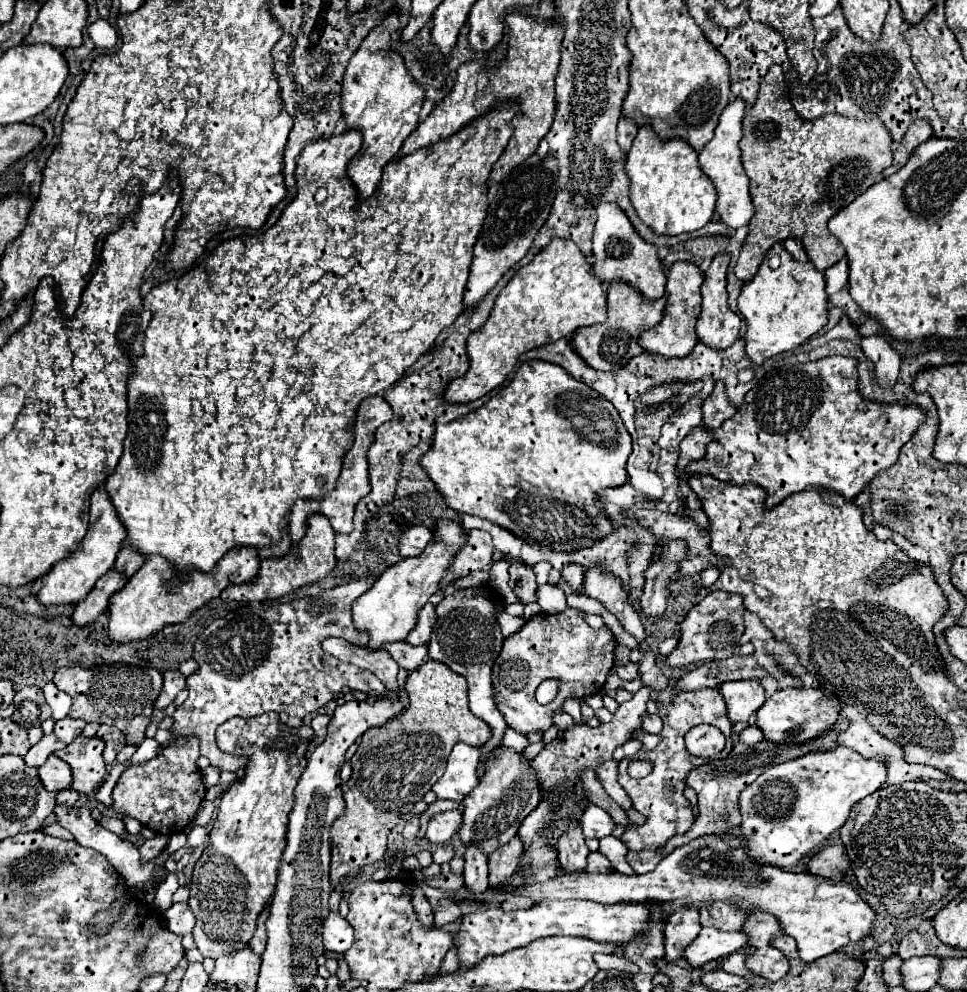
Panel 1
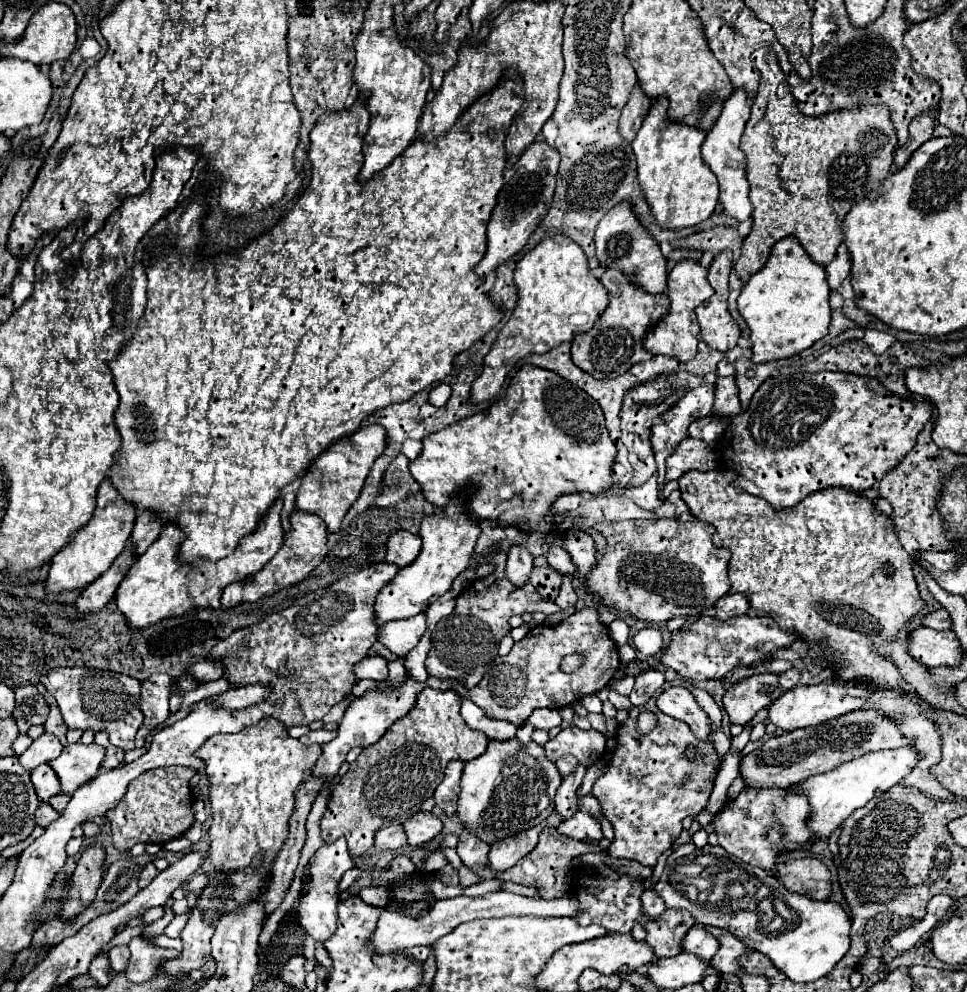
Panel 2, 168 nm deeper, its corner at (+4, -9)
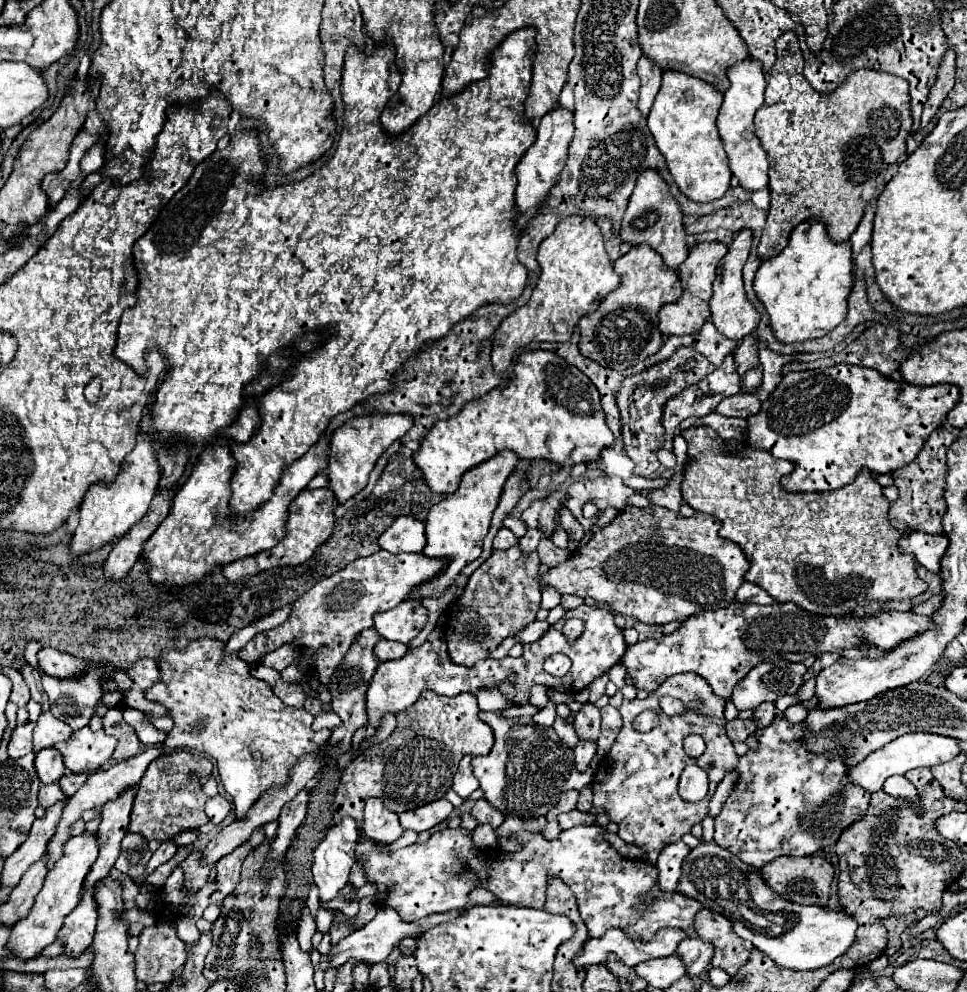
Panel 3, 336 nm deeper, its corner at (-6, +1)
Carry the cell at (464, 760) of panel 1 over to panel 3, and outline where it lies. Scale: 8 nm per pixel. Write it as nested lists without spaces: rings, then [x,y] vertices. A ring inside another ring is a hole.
[[[468,755],[462,757],[460,767],[458,767],[458,773],[454,775],[454,785],[452,785],[452,789],[454,789],[460,797],[464,797],[464,799],[468,799],[470,793],[480,787],[480,785],[478,785],[478,779],[476,779],[474,773],[472,773],[470,761],[472,761],[472,757],[468,757]]]

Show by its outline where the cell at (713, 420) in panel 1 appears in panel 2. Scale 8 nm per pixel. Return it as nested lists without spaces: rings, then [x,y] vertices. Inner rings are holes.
[[[724,359],[722,363],[718,363],[716,375],[718,375],[718,379],[716,379],[712,415],[722,417],[722,419],[734,417],[740,413],[738,391],[734,387],[734,367],[730,367],[730,363],[726,363],[726,359]]]

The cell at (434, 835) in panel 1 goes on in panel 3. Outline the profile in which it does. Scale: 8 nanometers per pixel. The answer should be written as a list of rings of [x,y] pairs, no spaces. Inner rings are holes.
[[[438,799],[432,801],[428,805],[416,807],[412,811],[404,811],[400,813],[400,825],[404,829],[412,829],[412,831],[428,831],[432,827],[436,827],[438,823],[442,823],[444,819],[448,819],[448,815],[452,813],[452,803],[448,799]]]

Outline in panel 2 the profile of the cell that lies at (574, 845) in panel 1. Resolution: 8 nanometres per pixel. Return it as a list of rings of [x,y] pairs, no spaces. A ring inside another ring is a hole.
[[[578,765],[576,773],[568,775],[568,777],[562,781],[562,785],[558,787],[558,791],[556,791],[554,811],[560,815],[562,821],[570,819],[570,817],[578,811],[578,795],[576,795],[576,789],[580,787],[584,773],[586,773],[586,767]]]

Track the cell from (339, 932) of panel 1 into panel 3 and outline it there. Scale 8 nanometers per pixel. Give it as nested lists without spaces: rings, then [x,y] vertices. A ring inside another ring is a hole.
[[[344,817],[338,825],[330,827],[324,839],[316,845],[312,875],[324,901],[334,899],[348,883],[358,837],[358,823],[352,817]]]

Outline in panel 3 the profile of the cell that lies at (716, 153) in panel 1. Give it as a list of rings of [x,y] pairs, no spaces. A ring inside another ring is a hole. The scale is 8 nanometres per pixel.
[[[744,59],[732,67],[728,67],[730,87],[724,93],[724,103],[718,115],[718,131],[724,141],[724,149],[728,153],[728,163],[732,173],[738,177],[740,185],[748,191],[758,191],[768,185],[768,159],[766,151],[760,145],[760,139],[754,133],[754,113],[764,103],[764,87],[766,73],[762,63],[756,59]]]

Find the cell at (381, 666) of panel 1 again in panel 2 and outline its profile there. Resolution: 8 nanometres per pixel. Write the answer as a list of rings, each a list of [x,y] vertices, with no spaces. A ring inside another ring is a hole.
[[[366,657],[364,661],[354,665],[354,675],[358,679],[374,679],[386,681],[388,679],[388,661],[384,657]]]

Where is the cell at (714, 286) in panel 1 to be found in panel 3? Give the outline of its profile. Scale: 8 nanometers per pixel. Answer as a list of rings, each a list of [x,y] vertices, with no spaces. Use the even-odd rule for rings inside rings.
[[[742,229],[738,233],[738,237],[730,243],[726,257],[718,265],[718,275],[716,275],[716,281],[714,281],[714,295],[710,299],[712,323],[716,325],[716,329],[724,337],[734,339],[734,341],[740,341],[746,335],[750,335],[758,327],[758,323],[760,323],[760,313],[748,301],[746,291],[744,291],[744,283],[742,283],[742,267],[744,267],[744,263],[748,259],[750,245],[752,245],[752,231],[750,229]]]

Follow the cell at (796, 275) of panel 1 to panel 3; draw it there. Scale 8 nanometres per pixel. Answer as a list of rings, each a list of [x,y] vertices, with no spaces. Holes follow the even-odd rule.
[[[812,217],[796,225],[790,233],[788,245],[776,257],[762,261],[754,279],[754,291],[770,315],[770,325],[774,335],[780,337],[780,341],[784,343],[796,343],[806,339],[818,339],[830,333],[846,317],[848,295],[854,285],[852,269],[854,269],[854,261],[852,261],[850,241],[838,243],[830,239],[826,225],[820,217]]]

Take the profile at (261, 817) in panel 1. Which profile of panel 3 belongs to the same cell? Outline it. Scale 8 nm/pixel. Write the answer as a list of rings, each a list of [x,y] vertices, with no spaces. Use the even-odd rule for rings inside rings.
[[[204,637],[198,641],[190,641],[184,649],[164,649],[158,657],[158,669],[158,681],[150,689],[146,689],[144,695],[148,701],[166,707],[168,717],[174,721],[174,727],[164,741],[164,747],[190,749],[214,757],[218,761],[222,785],[226,793],[232,795],[236,817],[244,817],[252,803],[260,799],[260,795],[266,793],[270,785],[286,783],[294,761],[298,761],[302,753],[316,751],[330,737],[330,729],[322,729],[318,733],[312,731],[314,717],[308,711],[284,705],[272,693],[268,683],[252,677],[248,663],[240,661],[238,653],[226,655],[224,641]]]

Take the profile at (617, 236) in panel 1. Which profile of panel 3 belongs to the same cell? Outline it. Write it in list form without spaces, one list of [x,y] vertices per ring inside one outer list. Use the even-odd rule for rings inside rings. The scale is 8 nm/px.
[[[644,169],[636,181],[634,193],[630,197],[624,221],[622,221],[622,231],[620,237],[624,243],[640,245],[648,243],[652,249],[656,249],[664,263],[670,269],[678,269],[678,265],[686,259],[688,255],[688,245],[686,245],[686,231],[682,223],[684,215],[680,211],[678,201],[672,197],[668,183],[662,179],[662,175],[656,169]]]

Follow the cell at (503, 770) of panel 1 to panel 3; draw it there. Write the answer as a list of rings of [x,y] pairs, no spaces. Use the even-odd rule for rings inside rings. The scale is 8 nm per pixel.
[[[480,713],[480,719],[494,731],[494,747],[486,757],[472,759],[472,767],[484,799],[502,813],[516,817],[546,815],[560,799],[560,793],[566,789],[582,789],[592,781],[590,771],[582,773],[576,769],[574,749],[564,745],[552,727],[508,719],[502,713]]]

